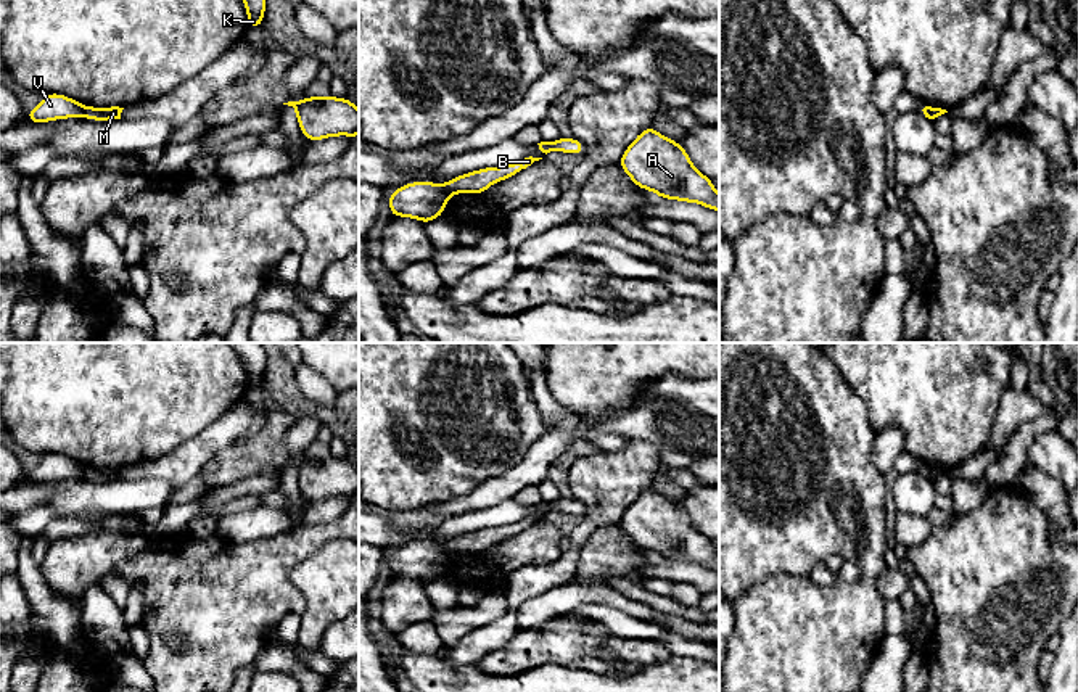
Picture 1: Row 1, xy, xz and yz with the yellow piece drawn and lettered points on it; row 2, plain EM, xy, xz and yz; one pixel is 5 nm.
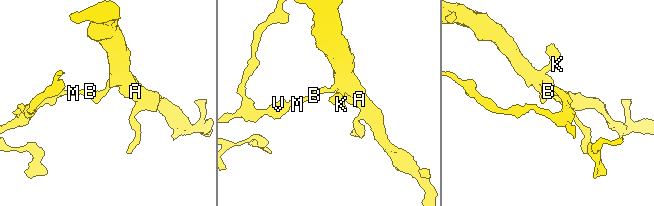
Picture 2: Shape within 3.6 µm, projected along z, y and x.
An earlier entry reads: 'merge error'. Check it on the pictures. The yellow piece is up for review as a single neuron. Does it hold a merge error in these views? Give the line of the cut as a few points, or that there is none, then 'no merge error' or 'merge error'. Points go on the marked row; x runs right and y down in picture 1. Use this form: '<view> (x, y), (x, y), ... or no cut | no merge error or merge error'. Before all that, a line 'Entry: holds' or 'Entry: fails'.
Entry: holds
xy (86, 107), (82, 116) | merge error

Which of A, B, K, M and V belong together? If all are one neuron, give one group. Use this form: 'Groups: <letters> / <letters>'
Groups: A B K M / V

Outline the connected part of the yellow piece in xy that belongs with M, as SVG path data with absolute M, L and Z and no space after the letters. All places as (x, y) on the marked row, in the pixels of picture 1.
M85 106L85 119L108 122L111 119L121 119L121 113L124 108L111 106L111 108L97 108L97 106Z

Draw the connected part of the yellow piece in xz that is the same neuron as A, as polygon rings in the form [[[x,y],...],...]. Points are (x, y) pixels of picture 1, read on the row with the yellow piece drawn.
[[[653,126],[634,138],[618,164],[640,190],[719,212],[719,193],[711,179],[692,164],[677,140],[661,135]]]

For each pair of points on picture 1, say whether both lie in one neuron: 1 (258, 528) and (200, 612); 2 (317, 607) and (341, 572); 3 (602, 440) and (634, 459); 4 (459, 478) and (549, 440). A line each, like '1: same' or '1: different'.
1: different
2: same
3: different
4: different

